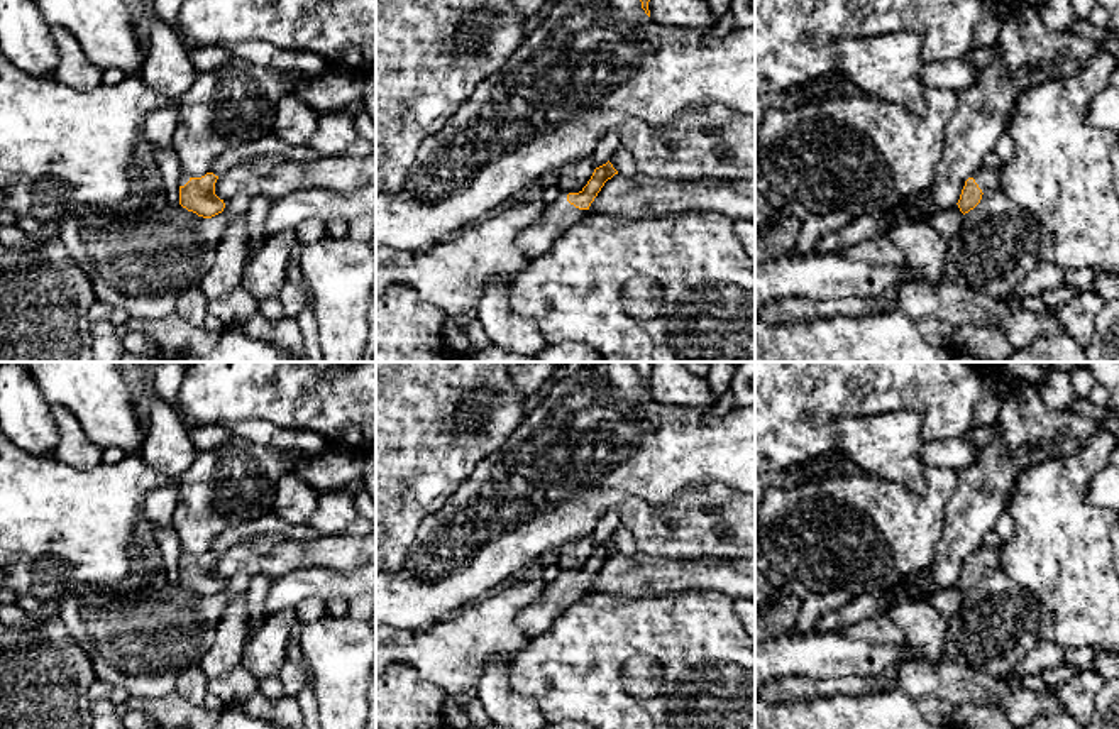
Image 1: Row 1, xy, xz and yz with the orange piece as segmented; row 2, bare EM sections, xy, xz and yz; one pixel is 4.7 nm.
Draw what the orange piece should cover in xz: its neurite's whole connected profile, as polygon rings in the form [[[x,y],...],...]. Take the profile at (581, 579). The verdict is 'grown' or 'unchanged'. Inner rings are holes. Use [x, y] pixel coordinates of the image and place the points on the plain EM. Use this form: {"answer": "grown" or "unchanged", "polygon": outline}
{"answer": "grown", "polygon": [[[608,540],[594,548],[591,558],[579,572],[560,572],[559,577],[547,584],[538,606],[530,606],[518,614],[520,629],[532,639],[547,633],[552,622],[584,594],[604,562],[618,550]]]}

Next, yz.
{"answer": "grown", "polygon": [[[978,546],[965,560],[965,565],[962,568],[962,573],[956,584],[960,590],[965,594],[980,582],[984,572],[990,568],[999,568],[999,567],[1000,567],[999,548]]]}

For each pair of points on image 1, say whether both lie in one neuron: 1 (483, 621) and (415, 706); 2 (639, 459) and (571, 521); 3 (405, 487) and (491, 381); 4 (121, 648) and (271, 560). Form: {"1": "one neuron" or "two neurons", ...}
{"1": "two neurons", "2": "one neuron", "3": "one neuron", "4": "one neuron"}

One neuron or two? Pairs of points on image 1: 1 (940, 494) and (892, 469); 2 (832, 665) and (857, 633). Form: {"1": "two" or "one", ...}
{"1": "two", "2": "two"}

